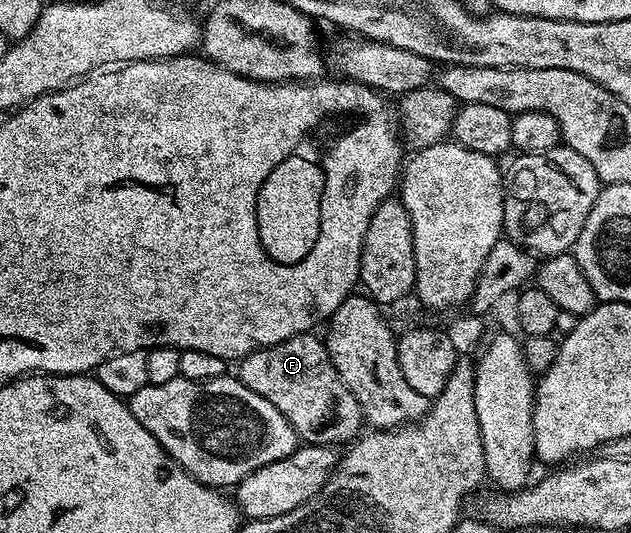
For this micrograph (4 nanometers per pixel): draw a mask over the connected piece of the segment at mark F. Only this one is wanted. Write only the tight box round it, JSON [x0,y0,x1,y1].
[237,332,365,446]

